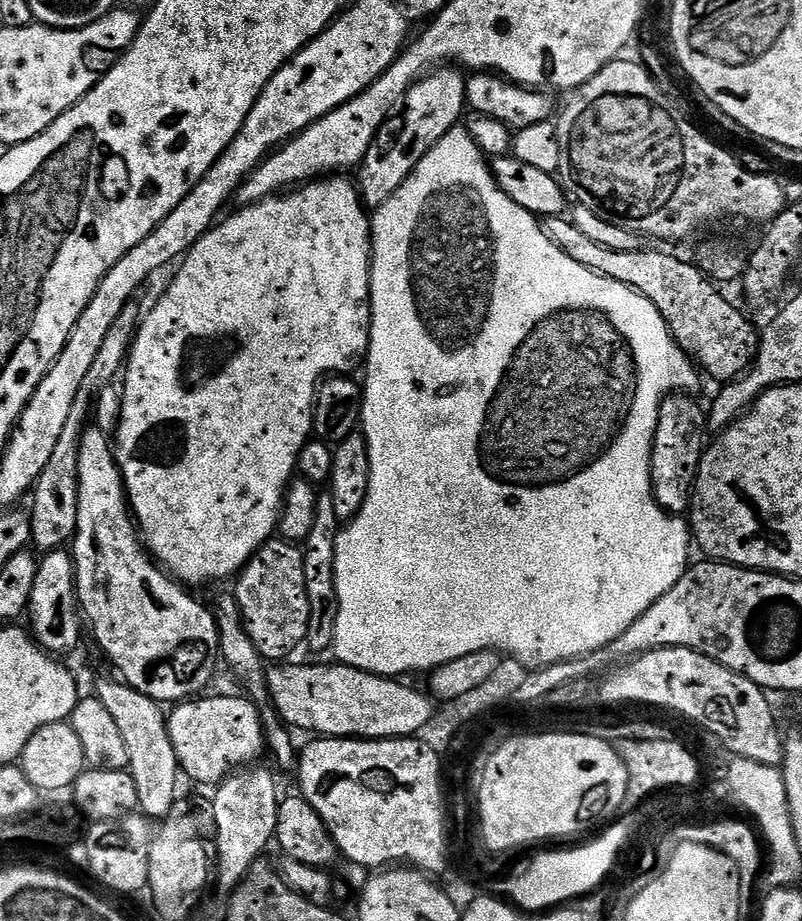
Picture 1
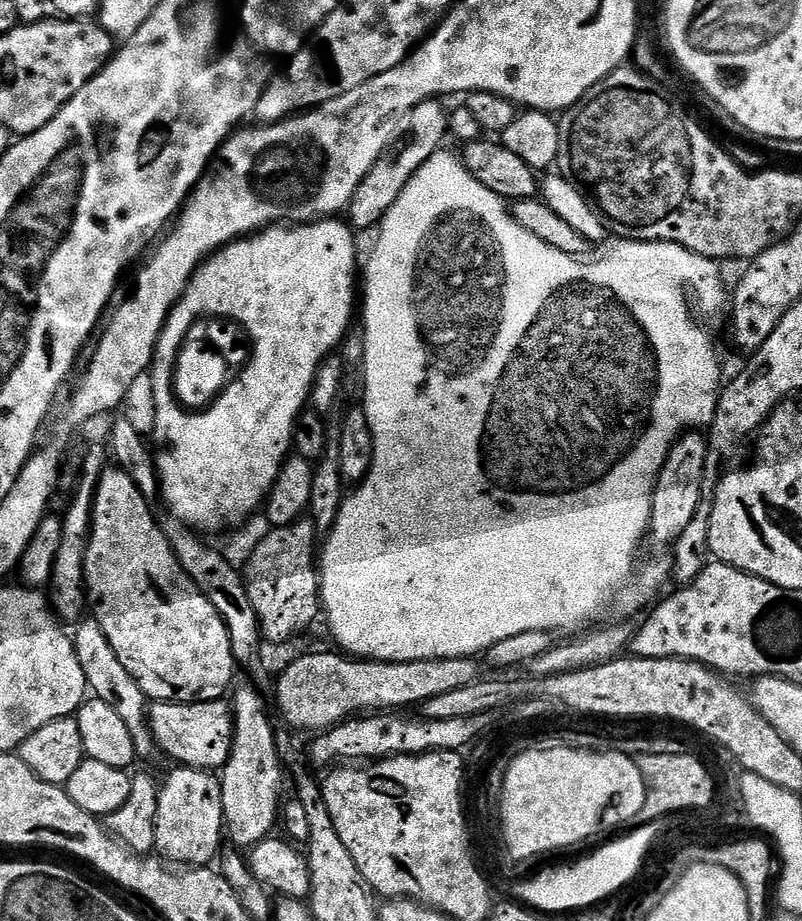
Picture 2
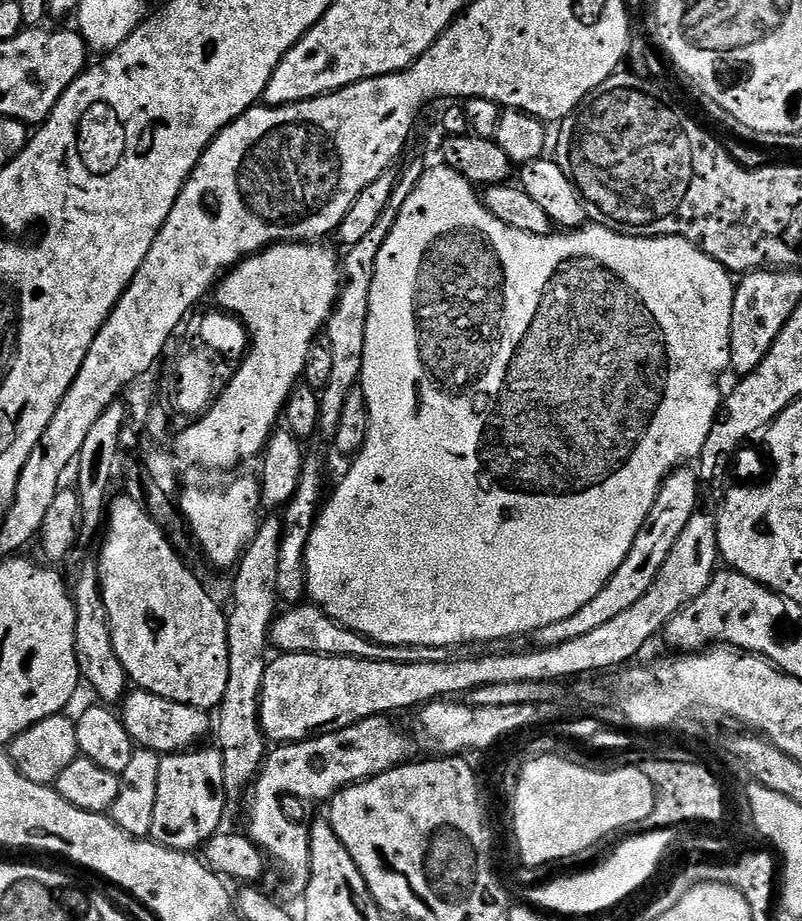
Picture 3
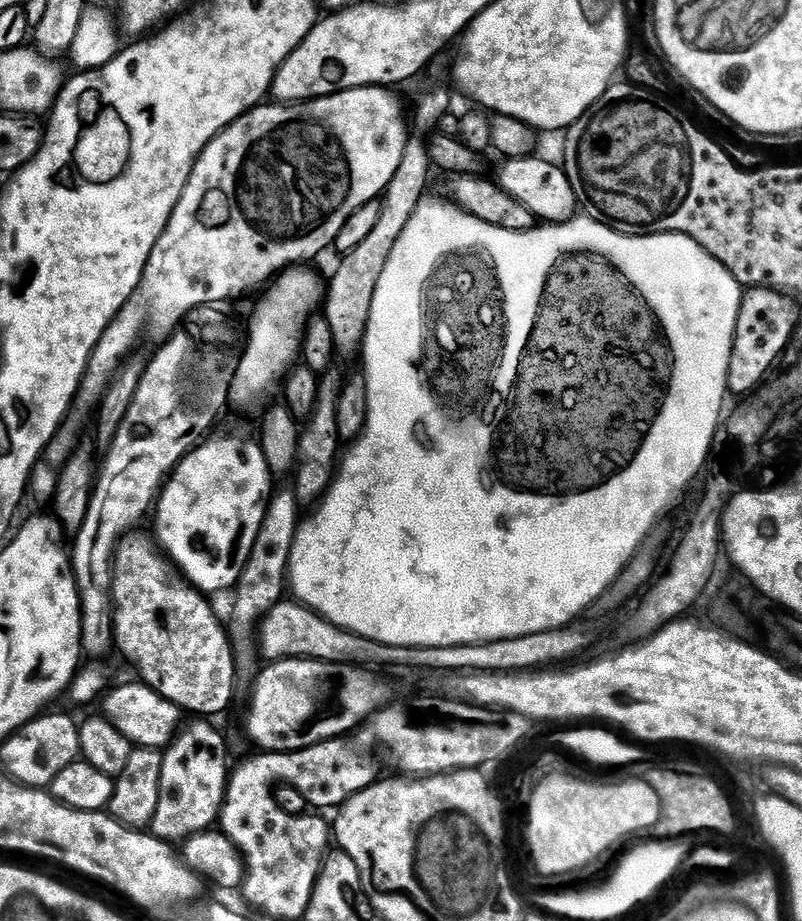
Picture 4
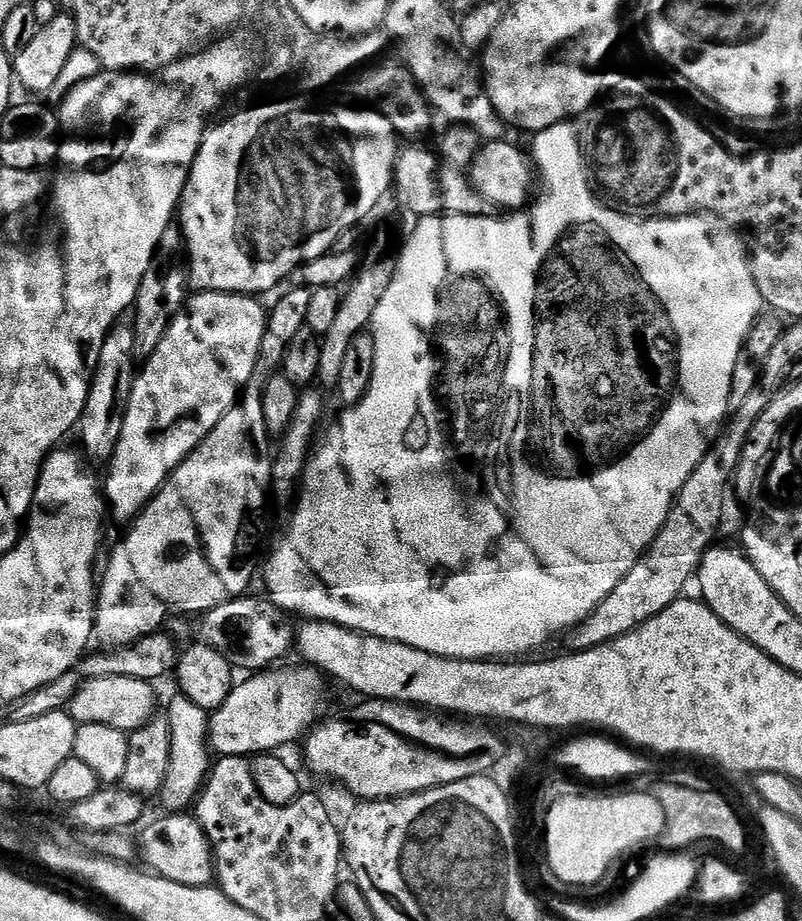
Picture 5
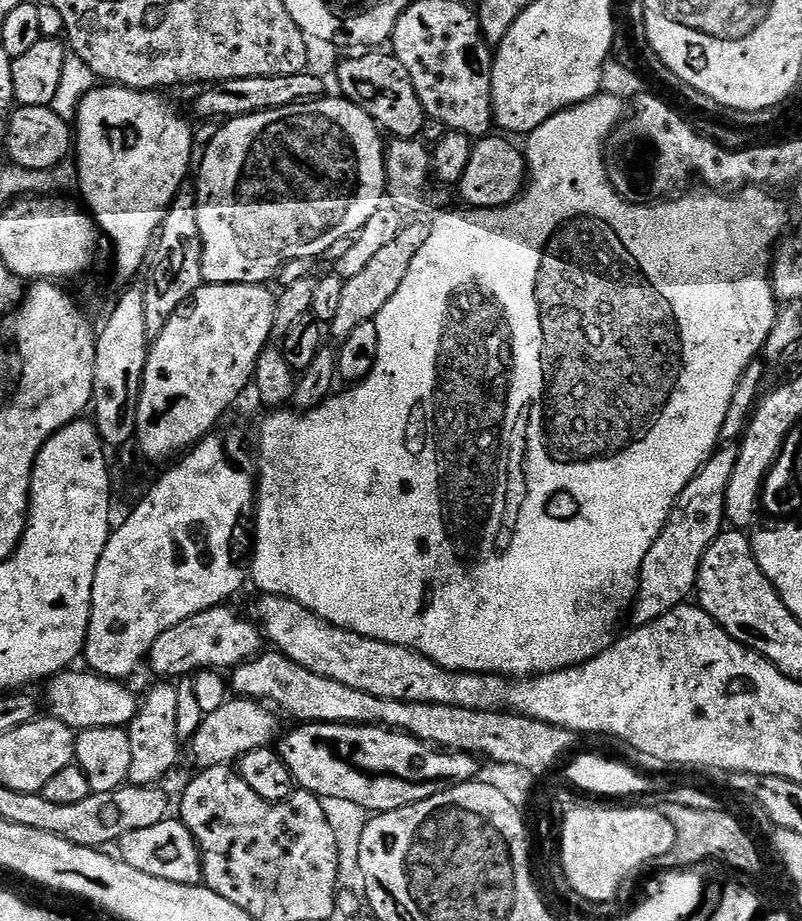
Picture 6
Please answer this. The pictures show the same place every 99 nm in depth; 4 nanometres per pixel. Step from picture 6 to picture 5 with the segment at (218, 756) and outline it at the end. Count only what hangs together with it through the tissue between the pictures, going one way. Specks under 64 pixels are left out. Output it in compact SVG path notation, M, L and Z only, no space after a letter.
M311 666L299 667L261 670L233 687L220 708L210 716L210 744L221 757L272 754L283 744L307 737L317 727L320 711L324 708L326 680Z

